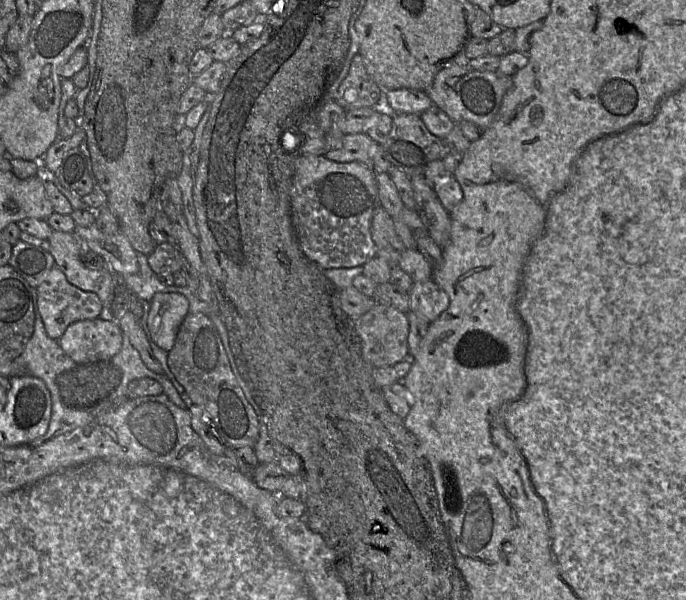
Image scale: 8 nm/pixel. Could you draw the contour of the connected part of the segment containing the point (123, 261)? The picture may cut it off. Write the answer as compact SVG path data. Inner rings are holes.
M96 224L88 227L77 225L74 234L84 247L102 256L114 274L130 275L139 272L137 252L121 230L105 234Z

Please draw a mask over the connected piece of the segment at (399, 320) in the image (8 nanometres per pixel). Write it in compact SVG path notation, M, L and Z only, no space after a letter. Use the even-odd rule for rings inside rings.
M376 303L368 312L354 320L355 330L361 340L362 356L371 366L393 367L409 358L409 322L398 309Z

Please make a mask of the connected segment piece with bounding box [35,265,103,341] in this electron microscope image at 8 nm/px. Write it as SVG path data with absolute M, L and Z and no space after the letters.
M57 265L53 266L44 281L35 290L38 310L46 333L57 341L68 326L77 321L98 318L103 308L101 300L95 293L81 290L71 284Z

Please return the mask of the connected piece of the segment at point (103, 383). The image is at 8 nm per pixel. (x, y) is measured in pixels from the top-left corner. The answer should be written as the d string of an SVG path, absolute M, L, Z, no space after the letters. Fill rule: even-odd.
M111 361L77 365L59 374L56 383L62 402L74 409L87 409L109 397L119 386L121 370Z

